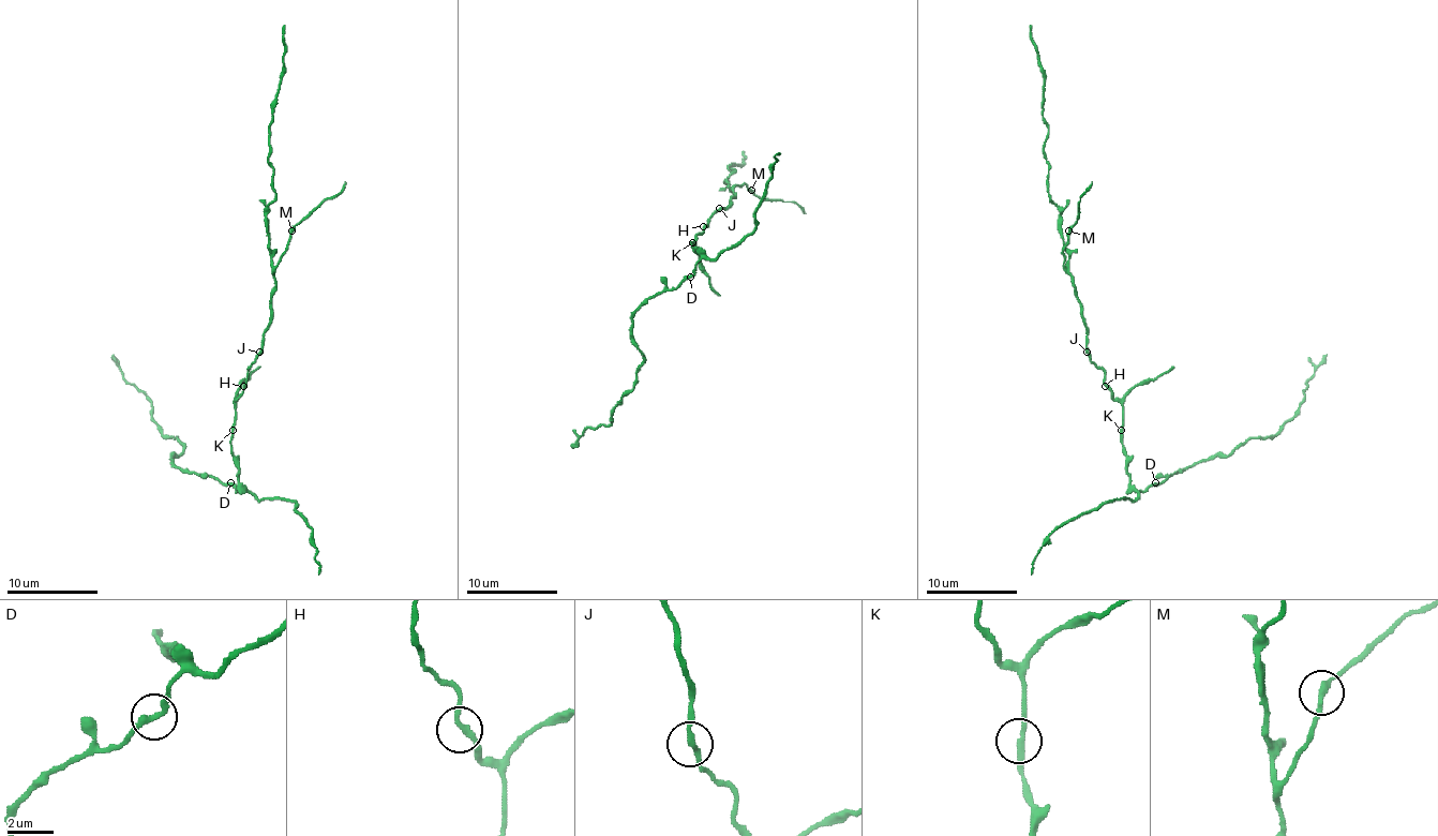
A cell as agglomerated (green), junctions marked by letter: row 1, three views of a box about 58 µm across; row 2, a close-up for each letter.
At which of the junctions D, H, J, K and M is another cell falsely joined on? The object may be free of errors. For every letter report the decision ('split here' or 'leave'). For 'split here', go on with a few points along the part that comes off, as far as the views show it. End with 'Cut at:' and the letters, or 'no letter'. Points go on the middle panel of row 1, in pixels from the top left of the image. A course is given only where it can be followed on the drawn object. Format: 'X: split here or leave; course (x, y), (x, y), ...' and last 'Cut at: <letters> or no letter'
D: leave
H: leave
J: leave
K: leave
M: leave
Cut at: no letter

